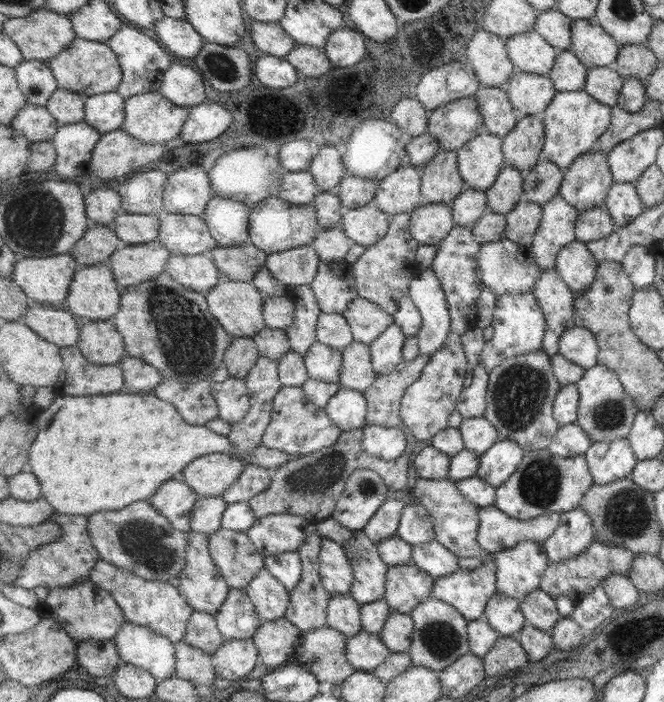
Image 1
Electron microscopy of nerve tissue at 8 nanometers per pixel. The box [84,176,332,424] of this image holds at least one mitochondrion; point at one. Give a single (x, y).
(189, 339)

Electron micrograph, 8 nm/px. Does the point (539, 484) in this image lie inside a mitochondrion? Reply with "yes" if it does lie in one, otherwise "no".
yes

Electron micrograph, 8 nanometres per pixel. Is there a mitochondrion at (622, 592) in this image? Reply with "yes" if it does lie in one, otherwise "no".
no

